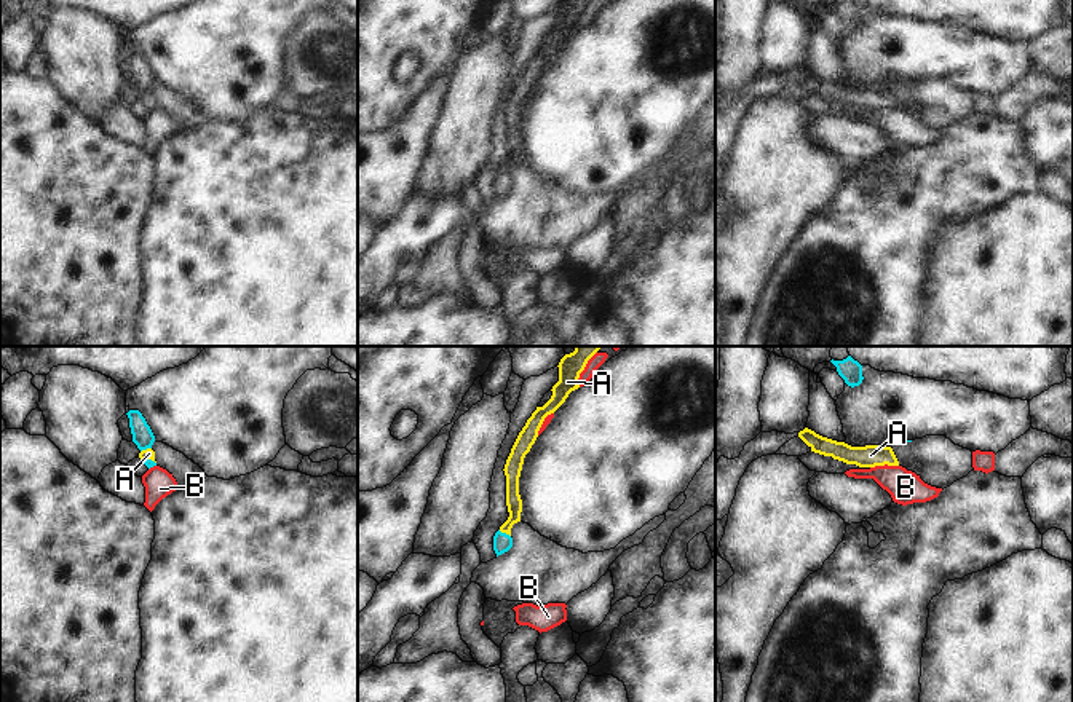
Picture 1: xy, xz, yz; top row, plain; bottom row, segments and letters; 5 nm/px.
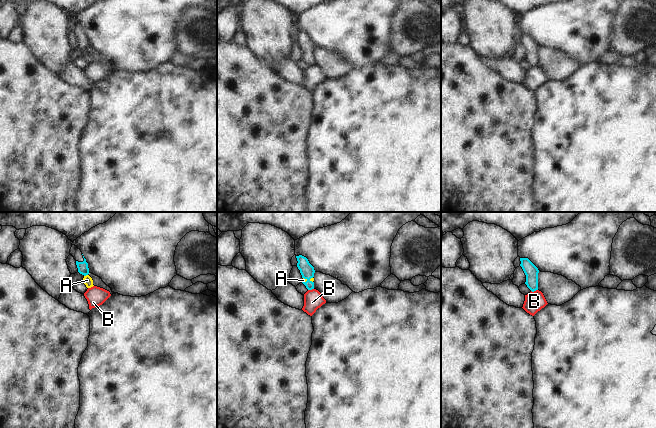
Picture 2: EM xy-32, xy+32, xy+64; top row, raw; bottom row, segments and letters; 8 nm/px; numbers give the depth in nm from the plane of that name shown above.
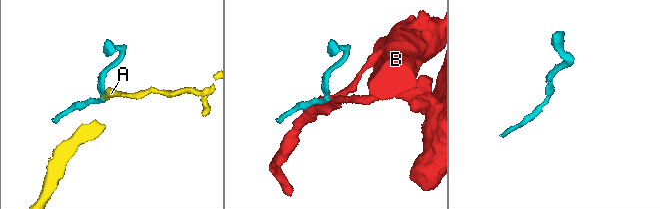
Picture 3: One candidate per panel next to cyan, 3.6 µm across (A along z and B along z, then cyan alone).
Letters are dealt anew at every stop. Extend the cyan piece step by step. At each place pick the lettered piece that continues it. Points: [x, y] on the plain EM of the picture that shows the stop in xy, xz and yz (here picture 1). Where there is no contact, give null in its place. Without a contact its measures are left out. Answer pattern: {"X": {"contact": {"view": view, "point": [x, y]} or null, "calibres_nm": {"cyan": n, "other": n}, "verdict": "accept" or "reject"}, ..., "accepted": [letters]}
{"A": {"contact": {"view": "xz", "point": [505, 176]}, "calibres_nm": {"cyan": 100, "other": 80}, "verdict": "accept"}, "B": {"contact": {"view": "xy", "point": [152, 109]}, "calibres_nm": {"cyan": 50, "other": 150}, "verdict": "reject"}, "accepted": ["A"]}

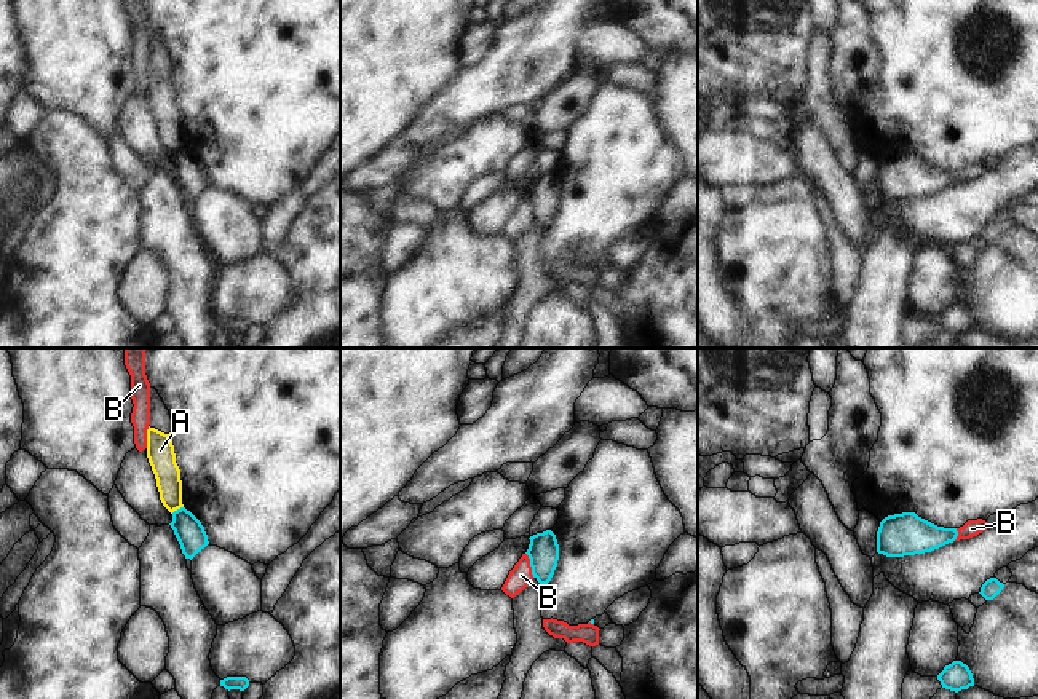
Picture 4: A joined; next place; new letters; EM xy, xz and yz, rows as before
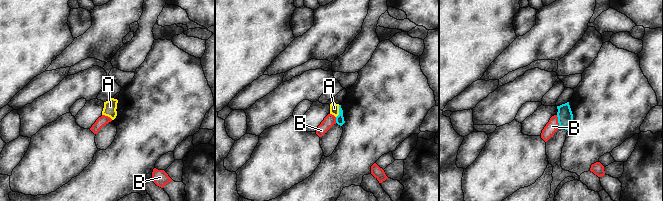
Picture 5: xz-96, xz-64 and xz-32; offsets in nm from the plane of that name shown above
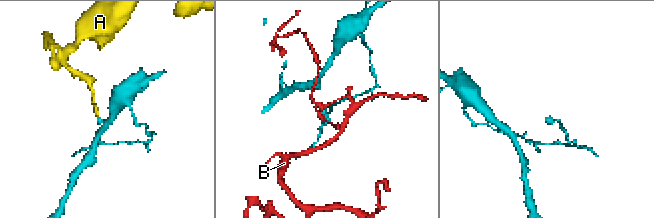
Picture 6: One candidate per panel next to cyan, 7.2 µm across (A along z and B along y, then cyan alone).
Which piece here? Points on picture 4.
{"A": {"contact": {"view": "xy", "point": [178, 152]}, "calibres_nm": {"cyan": 150, "other": 130}, "verdict": "reject"}, "B": {"contact": {"view": "xz", "point": [530, 208]}, "calibres_nm": {"cyan": 160, "other": 110}, "verdict": "reject"}, "accepted": []}

